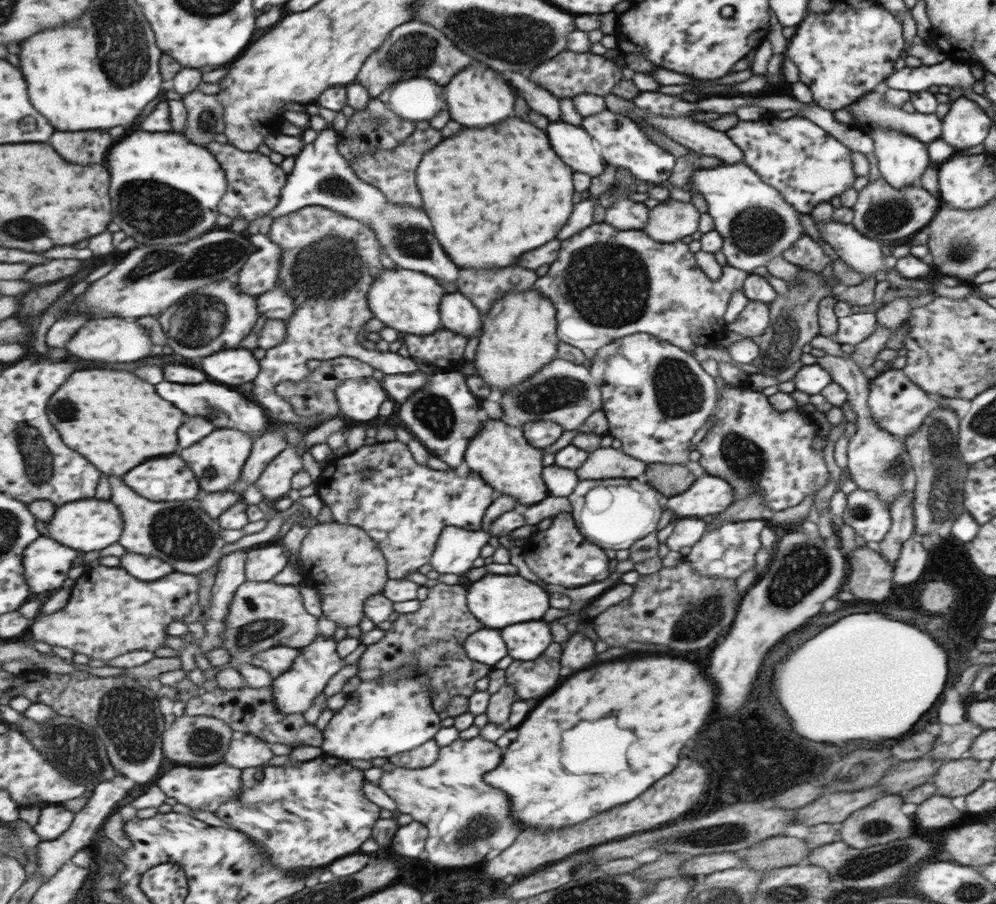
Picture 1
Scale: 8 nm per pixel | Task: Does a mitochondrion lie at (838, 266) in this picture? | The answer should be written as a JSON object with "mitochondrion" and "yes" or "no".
{"mitochondrion":"no"}

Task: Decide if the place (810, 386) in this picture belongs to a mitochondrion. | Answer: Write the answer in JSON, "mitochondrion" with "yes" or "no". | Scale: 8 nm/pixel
{"mitochondrion":"no"}

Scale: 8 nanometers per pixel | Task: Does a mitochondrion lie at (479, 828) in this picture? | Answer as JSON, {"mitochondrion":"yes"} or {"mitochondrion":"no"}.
{"mitochondrion":"yes"}

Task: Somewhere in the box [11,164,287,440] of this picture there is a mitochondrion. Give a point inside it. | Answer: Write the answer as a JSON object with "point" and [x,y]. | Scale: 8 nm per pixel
{"point":[159,211]}

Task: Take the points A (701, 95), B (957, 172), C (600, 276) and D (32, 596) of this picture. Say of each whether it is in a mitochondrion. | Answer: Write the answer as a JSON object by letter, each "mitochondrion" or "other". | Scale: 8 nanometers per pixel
{"A":"other","B":"other","C":"mitochondrion","D":"other"}

